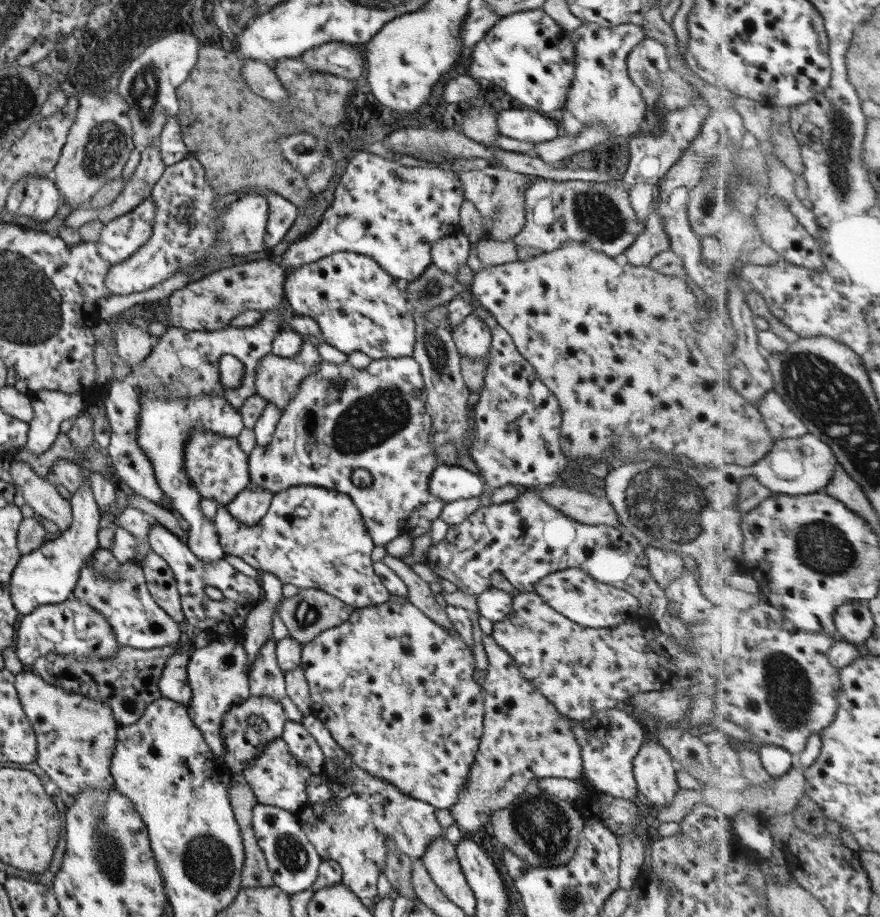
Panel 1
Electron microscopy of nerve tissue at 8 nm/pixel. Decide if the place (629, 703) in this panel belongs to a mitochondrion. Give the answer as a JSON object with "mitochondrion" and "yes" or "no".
{"mitochondrion":"no"}

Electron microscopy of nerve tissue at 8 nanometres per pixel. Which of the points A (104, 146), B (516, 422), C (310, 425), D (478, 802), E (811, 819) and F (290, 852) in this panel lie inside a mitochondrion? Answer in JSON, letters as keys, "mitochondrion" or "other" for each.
{"A":"mitochondrion","B":"other","C":"mitochondrion","D":"other","E":"other","F":"mitochondrion"}

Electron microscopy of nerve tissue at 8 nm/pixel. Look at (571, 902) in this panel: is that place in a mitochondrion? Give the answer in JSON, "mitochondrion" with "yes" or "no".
{"mitochondrion":"yes"}

